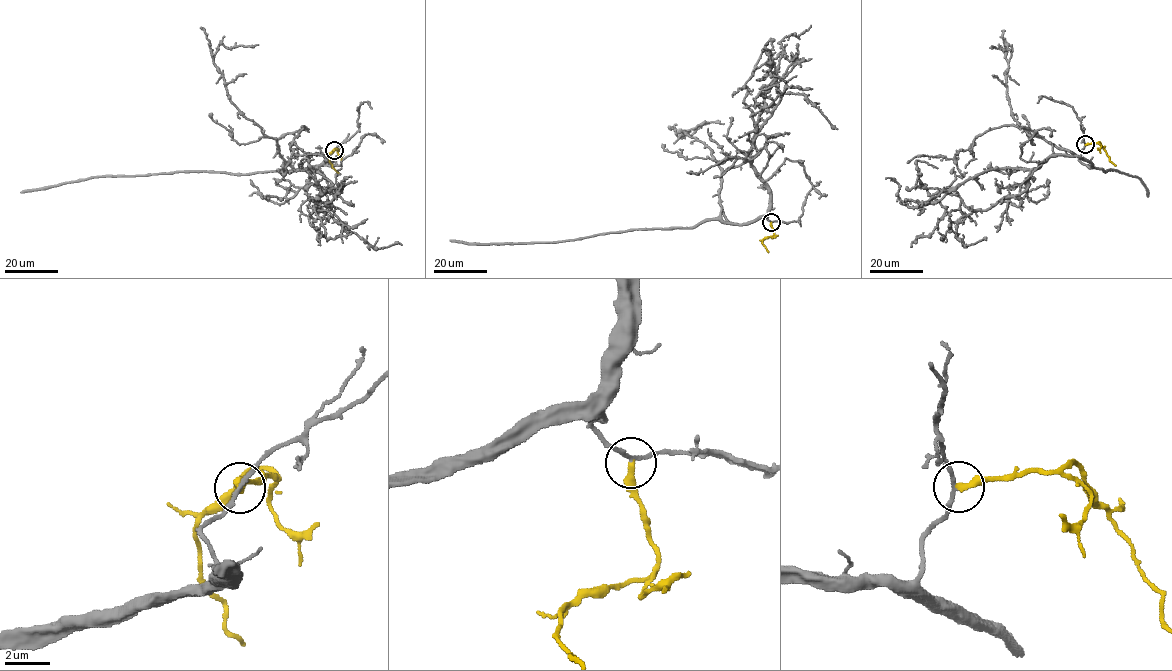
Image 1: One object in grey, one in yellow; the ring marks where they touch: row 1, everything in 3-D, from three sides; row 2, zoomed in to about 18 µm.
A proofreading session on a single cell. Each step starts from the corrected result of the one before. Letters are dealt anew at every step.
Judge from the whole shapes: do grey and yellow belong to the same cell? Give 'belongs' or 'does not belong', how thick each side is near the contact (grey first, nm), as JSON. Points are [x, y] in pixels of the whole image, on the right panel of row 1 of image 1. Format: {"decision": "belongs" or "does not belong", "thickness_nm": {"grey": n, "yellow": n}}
{"decision": "does not belong", "thickness_nm": {"grey": 160, "yellow": 320}}

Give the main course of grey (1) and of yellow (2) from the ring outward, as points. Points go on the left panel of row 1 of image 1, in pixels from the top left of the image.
1: (333, 150), (330, 162), (308, 168), (239, 174), (194, 171), (97, 176), (20, 192)
2: (333, 150), (337, 149), (328, 155), (329, 161), (338, 172)

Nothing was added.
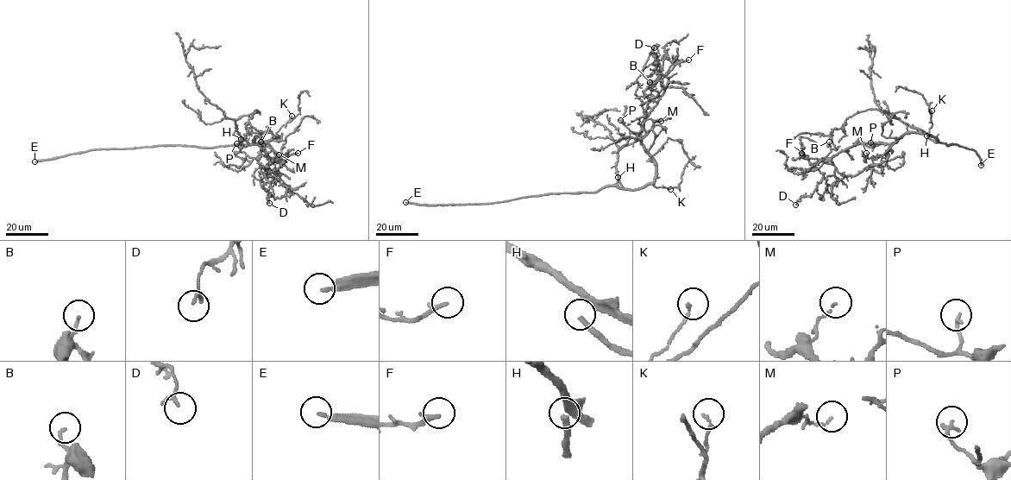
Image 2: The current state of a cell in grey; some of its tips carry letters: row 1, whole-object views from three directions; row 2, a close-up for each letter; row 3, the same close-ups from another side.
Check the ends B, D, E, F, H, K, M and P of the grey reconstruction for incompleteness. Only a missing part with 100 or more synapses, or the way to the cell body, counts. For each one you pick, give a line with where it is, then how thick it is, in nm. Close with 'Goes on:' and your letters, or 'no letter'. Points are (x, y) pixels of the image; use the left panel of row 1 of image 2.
E: at (34, 161); 190 nm thick
H: at (241, 139); 170 nm thick
Goes on: E, H

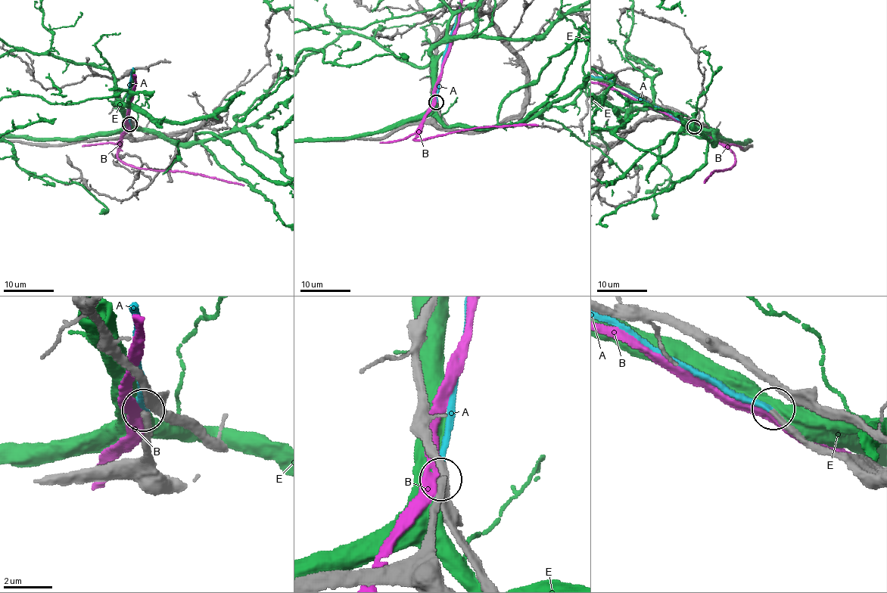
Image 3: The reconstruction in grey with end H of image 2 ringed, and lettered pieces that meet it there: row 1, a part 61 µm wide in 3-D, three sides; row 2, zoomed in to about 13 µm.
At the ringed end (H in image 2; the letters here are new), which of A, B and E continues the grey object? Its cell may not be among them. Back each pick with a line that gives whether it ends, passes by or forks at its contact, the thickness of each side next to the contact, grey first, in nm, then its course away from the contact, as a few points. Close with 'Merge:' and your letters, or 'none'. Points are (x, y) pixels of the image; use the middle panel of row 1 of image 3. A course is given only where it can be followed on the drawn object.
A: it ends; calibres 150 and 280 nm
Merge: A

